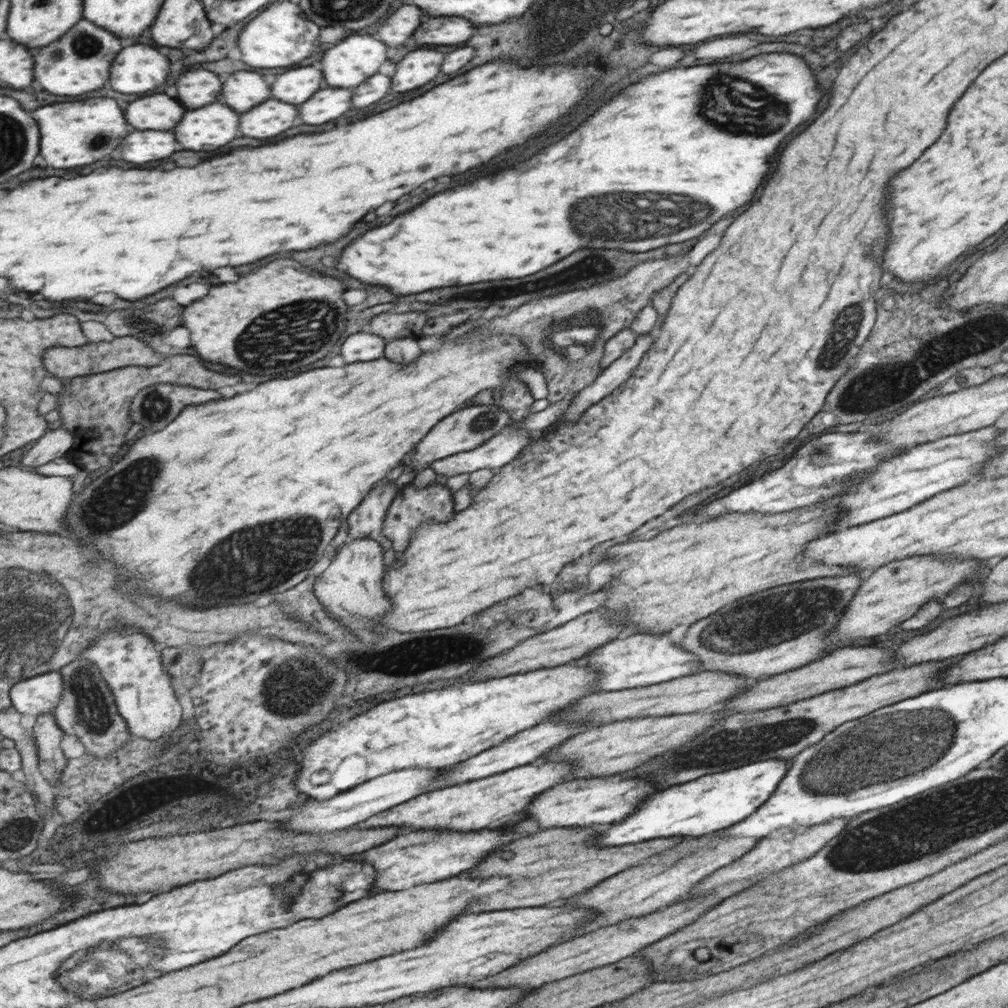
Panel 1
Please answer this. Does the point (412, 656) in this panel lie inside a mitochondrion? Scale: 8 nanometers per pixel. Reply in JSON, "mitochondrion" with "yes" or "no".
{"mitochondrion":"yes"}

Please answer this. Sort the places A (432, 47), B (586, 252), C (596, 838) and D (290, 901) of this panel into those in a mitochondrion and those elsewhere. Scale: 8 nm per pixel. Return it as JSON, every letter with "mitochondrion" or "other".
{"A":"other","B":"mitochondrion","C":"other","D":"other"}

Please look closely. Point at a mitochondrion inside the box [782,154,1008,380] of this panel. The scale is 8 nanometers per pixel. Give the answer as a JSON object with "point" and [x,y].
{"point":[842,334]}

